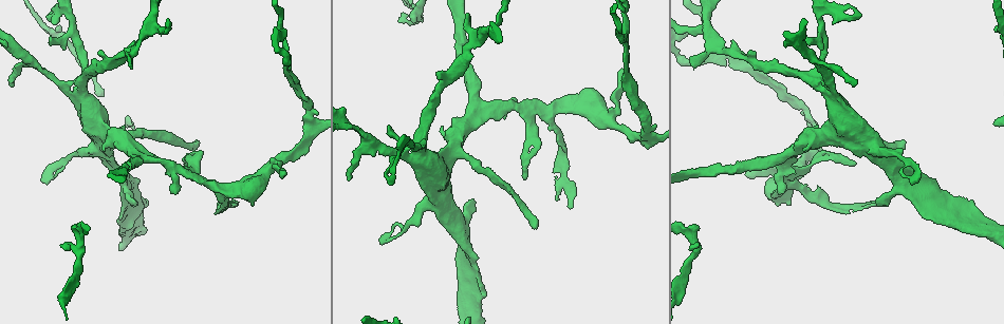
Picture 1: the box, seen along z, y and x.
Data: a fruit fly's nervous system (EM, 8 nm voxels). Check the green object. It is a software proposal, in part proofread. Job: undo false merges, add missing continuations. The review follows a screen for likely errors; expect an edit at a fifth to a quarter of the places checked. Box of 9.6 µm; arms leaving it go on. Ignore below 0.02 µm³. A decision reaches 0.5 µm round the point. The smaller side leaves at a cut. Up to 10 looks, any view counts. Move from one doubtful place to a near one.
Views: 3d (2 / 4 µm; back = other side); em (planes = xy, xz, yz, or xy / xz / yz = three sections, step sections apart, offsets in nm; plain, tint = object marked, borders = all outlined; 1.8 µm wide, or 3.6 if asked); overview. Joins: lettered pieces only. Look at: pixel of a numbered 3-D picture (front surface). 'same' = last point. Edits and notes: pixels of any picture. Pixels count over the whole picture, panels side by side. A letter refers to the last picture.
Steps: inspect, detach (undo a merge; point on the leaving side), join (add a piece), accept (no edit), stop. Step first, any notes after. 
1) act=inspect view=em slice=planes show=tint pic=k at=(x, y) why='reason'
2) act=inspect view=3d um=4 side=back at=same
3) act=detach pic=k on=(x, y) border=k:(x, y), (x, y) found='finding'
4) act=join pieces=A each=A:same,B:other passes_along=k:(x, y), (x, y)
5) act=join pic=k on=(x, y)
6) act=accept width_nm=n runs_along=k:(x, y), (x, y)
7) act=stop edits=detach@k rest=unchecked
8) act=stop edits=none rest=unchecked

act=inspect view=3d um=4 pic=1 at=(130, 49) why='branch point'

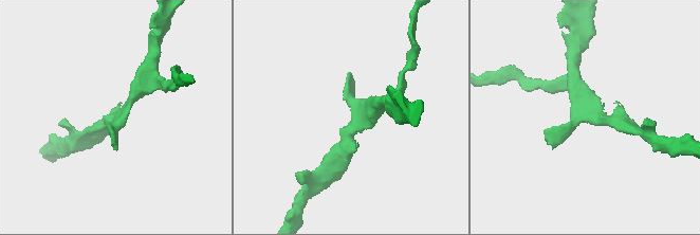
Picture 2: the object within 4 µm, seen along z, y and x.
act=inspect view=em slice=planes show=borders pic=2 at=(604, 116)

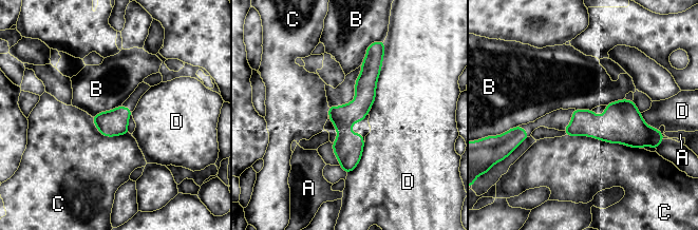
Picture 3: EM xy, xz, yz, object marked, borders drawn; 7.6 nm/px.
act=accept longest_contact=C:550nm each=A:other,B:other,C:other,D:other runs_along=3:(372, 57), (363, 101), (345, 119), (347, 169) found='continuous, no second neuron'

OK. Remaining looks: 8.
act=inspect view=em slice=planes show=borders pic=1 at=(477, 105) why='sudden change in width'

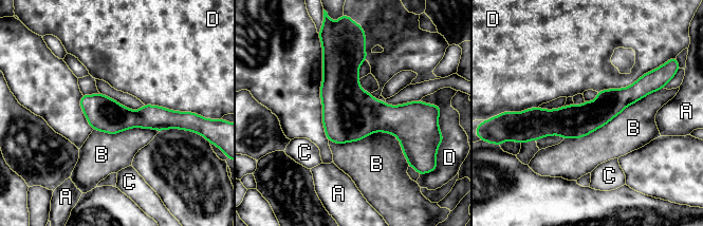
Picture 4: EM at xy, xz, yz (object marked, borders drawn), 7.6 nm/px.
act=accept width_nm=260 each=A:other,B:other,C:other,D:other runs_along=4:(647, 90), (577, 121), (526, 121) found='one neuron here'

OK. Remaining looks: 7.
act=inspect view=3d um=4 pic=1 at=(307, 140) why='three-way junction'

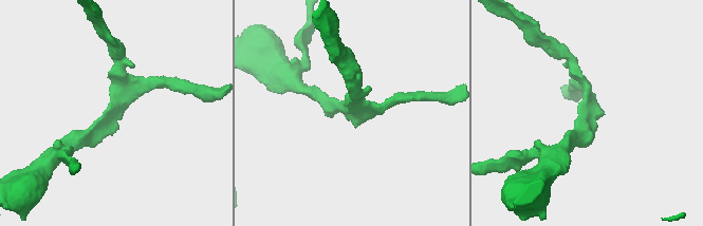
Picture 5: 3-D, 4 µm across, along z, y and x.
act=inspect view=em slice=xz step=4 show=borders pic=5 at=(587, 108)

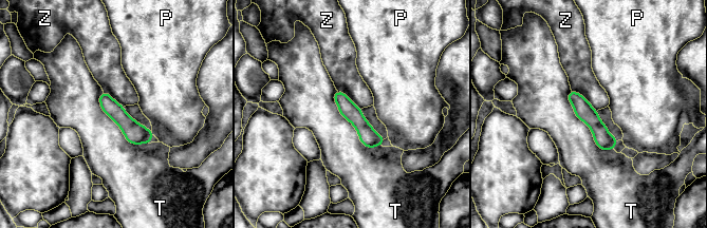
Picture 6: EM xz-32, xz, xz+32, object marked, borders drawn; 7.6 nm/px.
act=accept width_nm=140 each=P:other,T:other,Z:other runs_along=6:(572, 94), (611, 146) found='one neuron here'

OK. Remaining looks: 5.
act=inspect view=em slice=planes show=borders pic=1 at=(789, 181) why='four or more arms meet'

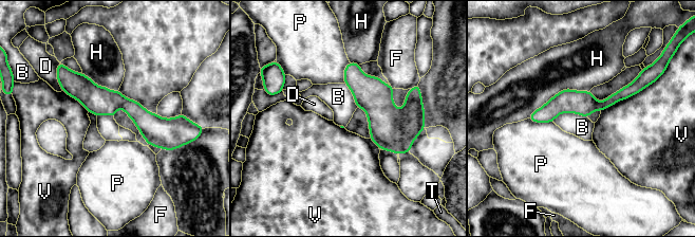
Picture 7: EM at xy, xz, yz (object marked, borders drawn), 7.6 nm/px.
act=accept width_nm=80 each=B:other,D:other,F:other,H:other,P:other,T:other,V:other found='all the same neuron'

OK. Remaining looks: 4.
act=stop edits=none rest=unchecked

